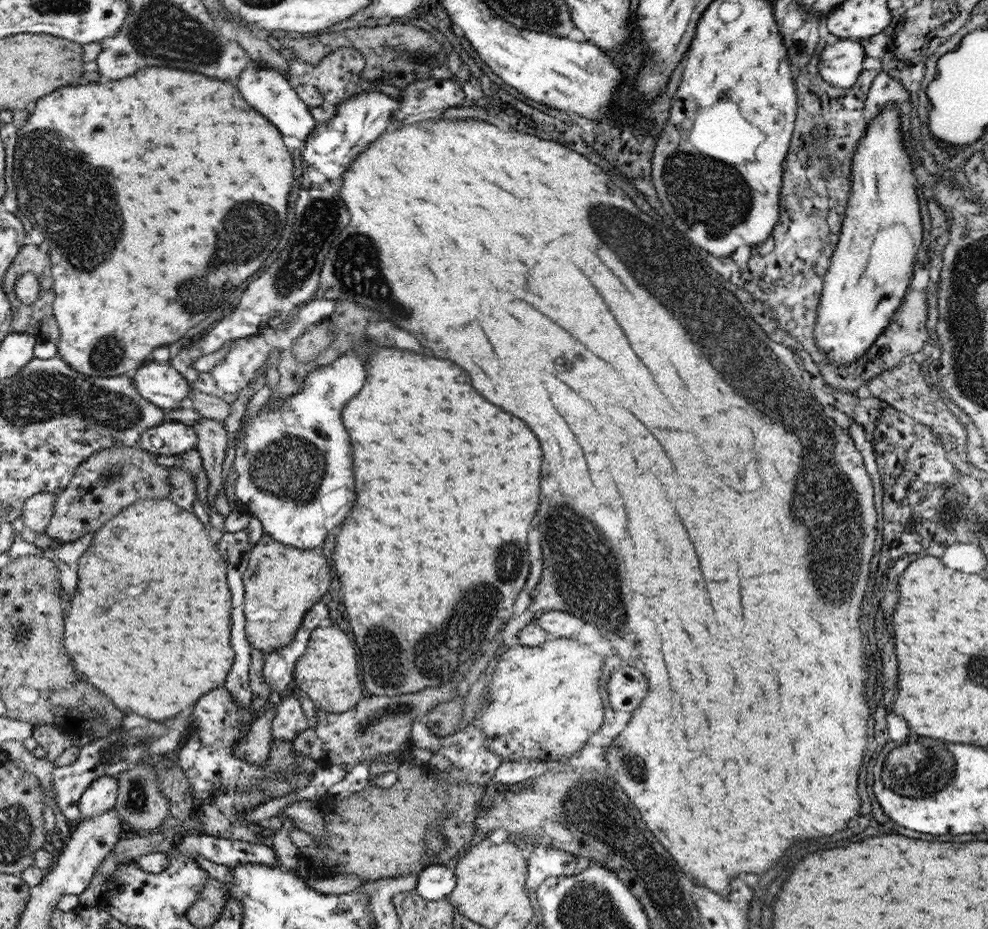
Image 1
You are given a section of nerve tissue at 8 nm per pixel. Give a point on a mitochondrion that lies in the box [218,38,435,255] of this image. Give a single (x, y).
(391, 52)

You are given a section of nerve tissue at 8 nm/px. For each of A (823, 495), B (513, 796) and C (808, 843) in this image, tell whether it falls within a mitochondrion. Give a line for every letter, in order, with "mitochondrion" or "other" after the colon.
A: mitochondrion
B: other
C: other

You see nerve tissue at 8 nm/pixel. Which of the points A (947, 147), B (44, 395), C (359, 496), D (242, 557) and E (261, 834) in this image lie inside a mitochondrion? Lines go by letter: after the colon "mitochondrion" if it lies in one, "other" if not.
A: other
B: mitochondrion
C: other
D: other
E: other

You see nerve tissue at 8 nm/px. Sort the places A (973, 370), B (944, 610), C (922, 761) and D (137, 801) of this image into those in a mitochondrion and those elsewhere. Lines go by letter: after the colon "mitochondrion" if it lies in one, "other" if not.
A: mitochondrion
B: other
C: mitochondrion
D: mitochondrion

